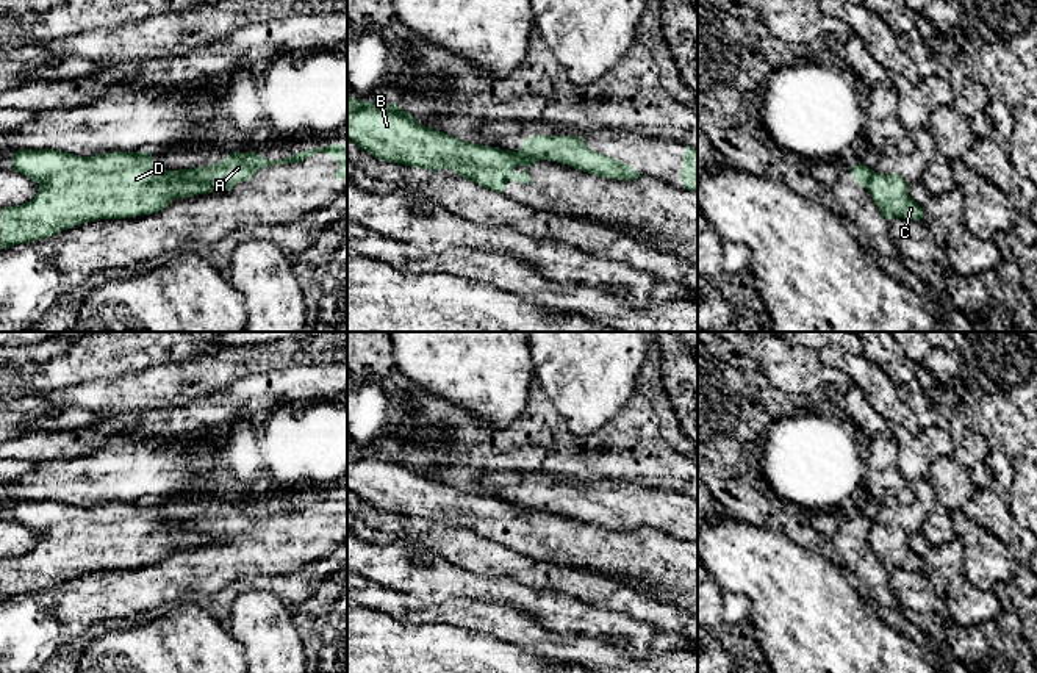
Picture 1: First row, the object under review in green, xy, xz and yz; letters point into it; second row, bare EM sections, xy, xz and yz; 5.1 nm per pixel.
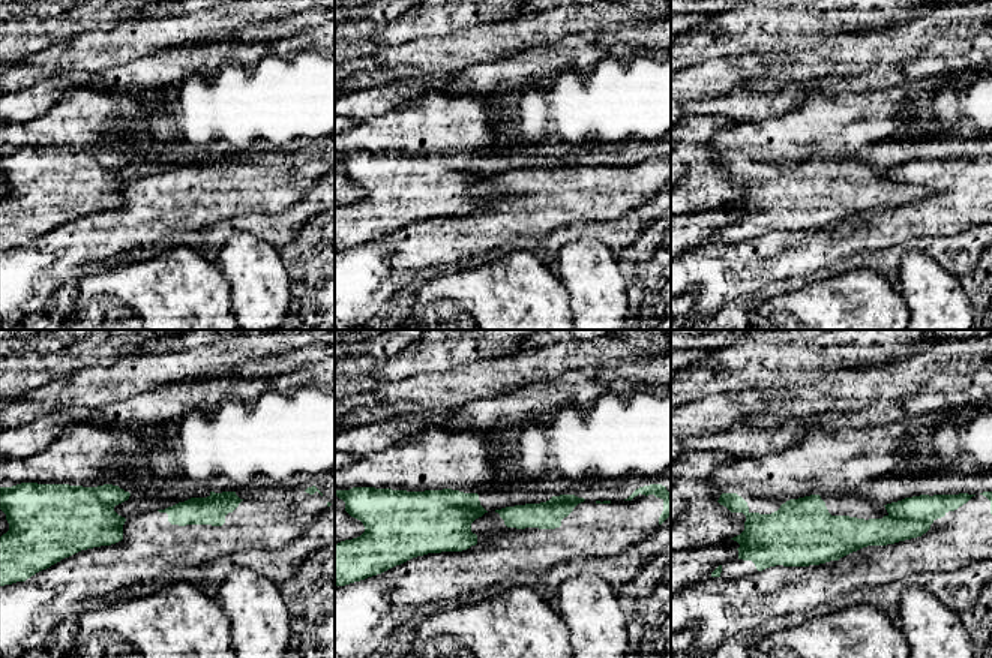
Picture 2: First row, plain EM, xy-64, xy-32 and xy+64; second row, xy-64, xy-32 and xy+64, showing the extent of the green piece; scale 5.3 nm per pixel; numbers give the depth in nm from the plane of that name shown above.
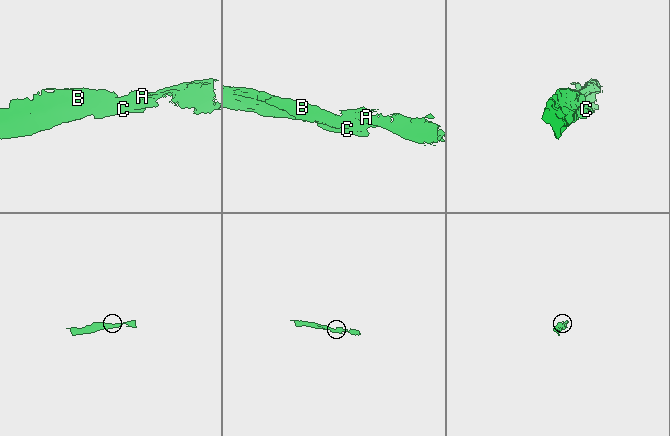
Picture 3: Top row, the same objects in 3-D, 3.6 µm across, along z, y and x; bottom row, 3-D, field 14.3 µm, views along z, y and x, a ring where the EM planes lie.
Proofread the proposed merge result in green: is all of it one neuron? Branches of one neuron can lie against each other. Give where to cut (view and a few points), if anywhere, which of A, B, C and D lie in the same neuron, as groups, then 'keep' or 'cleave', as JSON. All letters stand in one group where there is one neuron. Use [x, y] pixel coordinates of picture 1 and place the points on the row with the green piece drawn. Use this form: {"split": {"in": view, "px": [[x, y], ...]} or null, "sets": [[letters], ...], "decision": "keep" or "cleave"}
{"split": {"in": "xy", "px": [[171, 171], [222, 190]]}, "sets": [["A"], ["B", "C", "D"]], "decision": "cleave"}

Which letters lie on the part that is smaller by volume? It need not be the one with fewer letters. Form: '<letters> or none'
A

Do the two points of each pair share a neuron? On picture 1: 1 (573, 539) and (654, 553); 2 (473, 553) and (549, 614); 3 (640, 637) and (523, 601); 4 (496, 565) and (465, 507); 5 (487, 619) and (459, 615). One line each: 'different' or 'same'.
1: same
2: different
3: same
4: different
5: same

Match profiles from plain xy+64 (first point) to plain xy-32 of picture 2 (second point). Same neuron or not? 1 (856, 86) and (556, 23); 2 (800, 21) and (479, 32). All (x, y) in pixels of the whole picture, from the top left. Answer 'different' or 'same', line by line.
1: different
2: different

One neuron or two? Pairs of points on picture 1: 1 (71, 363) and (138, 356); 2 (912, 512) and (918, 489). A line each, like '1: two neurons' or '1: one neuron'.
1: one neuron
2: one neuron

